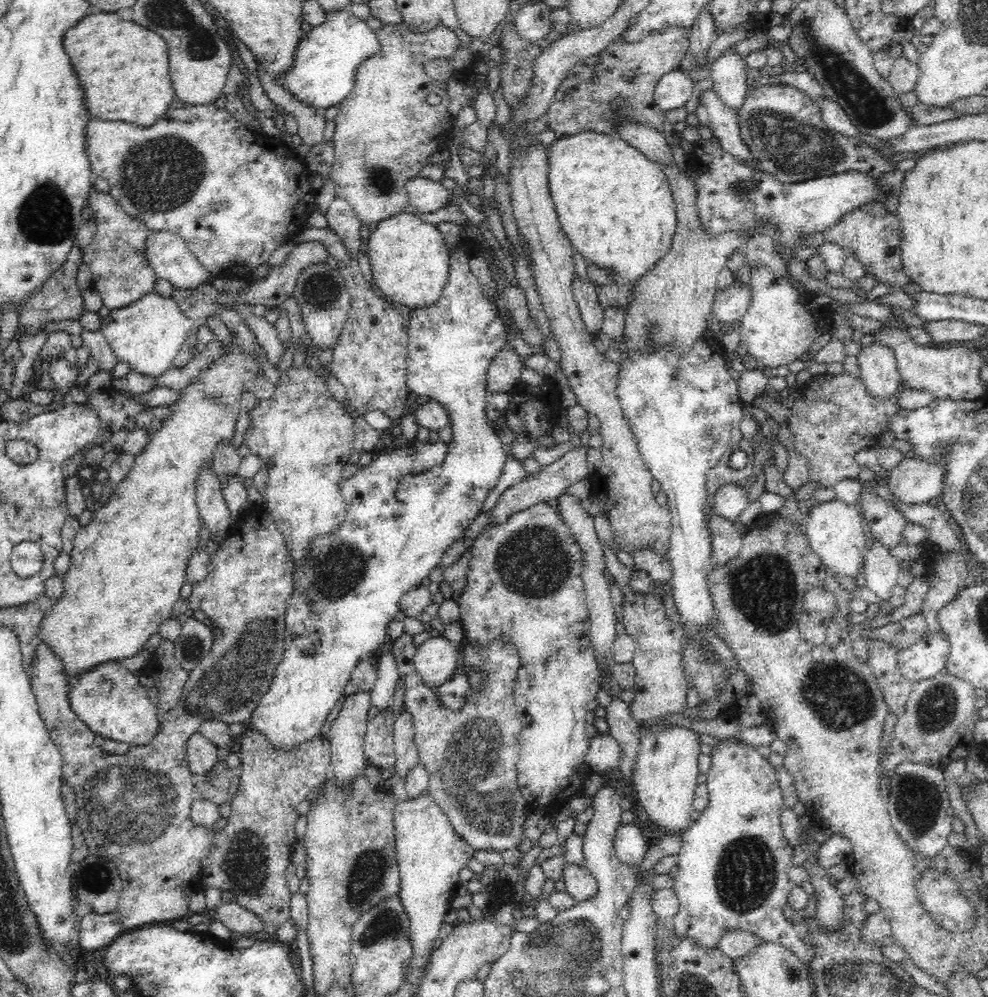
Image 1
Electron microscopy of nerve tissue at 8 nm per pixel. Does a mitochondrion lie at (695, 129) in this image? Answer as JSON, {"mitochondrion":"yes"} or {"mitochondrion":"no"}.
{"mitochondrion":"no"}

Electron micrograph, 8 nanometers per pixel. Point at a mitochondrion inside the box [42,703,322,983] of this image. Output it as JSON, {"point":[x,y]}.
{"point":[132,804]}

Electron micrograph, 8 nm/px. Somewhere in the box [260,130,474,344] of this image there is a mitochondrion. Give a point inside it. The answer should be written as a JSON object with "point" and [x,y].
{"point":[320,290]}

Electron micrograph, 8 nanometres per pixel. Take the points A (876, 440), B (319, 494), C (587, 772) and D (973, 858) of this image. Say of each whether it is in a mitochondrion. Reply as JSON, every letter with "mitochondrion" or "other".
{"A":"other","B":"other","C":"other","D":"other"}

